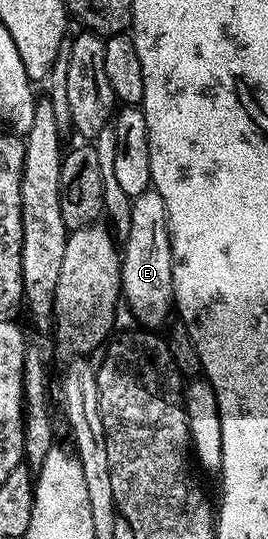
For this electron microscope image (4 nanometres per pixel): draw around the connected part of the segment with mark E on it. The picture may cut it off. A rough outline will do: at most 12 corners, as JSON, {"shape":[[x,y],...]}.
{"shape":[[163,195],[132,198],[121,291],[149,331],[174,312]]}

